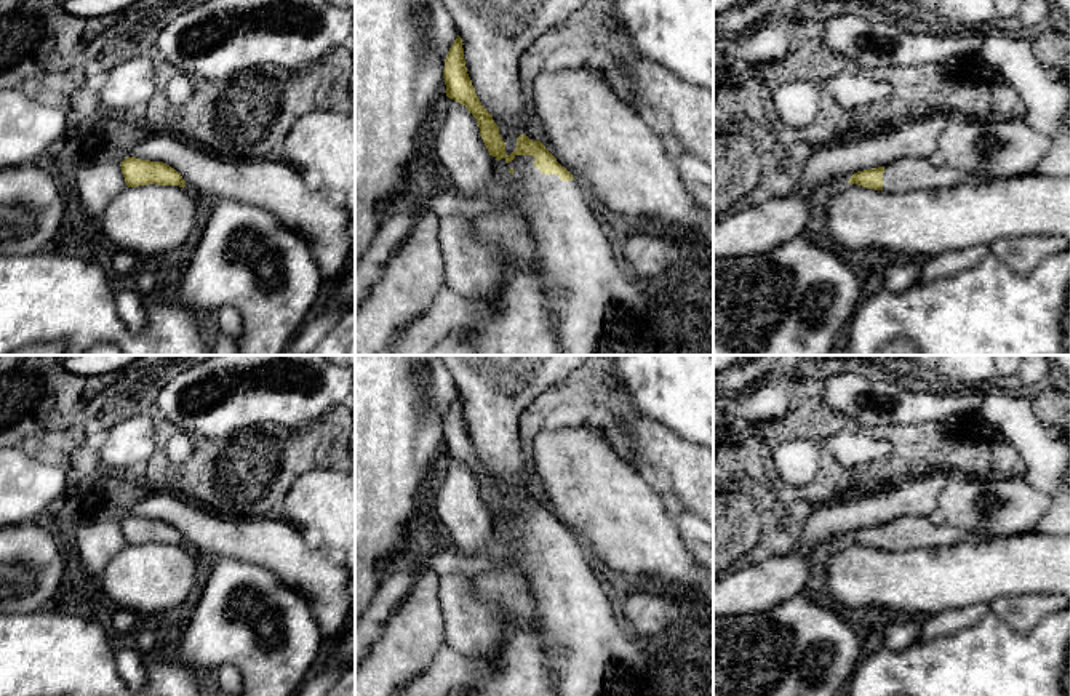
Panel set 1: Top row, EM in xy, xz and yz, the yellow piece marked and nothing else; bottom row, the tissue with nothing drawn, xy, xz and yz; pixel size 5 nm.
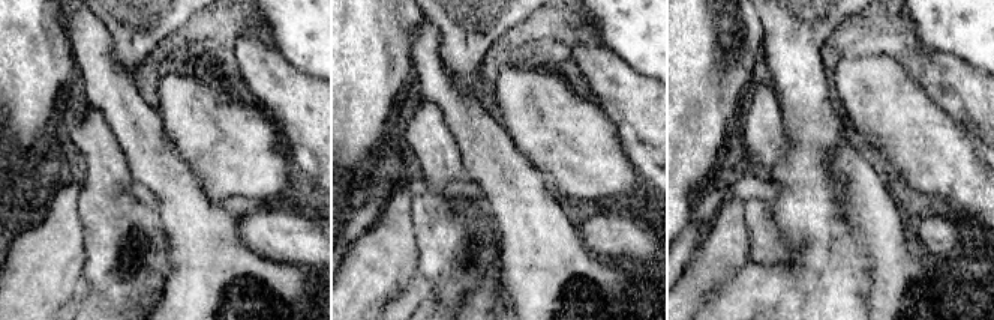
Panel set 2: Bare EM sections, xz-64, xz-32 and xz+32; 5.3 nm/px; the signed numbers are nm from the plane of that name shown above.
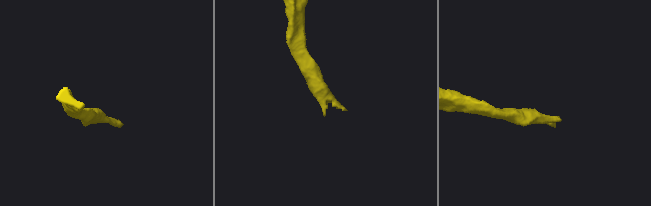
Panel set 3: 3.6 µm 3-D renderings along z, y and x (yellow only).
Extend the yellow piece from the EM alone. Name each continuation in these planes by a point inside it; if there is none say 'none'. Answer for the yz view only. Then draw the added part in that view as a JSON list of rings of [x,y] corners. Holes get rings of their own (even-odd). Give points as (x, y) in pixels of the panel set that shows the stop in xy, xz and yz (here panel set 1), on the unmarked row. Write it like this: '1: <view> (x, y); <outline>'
1: yz (909, 532); [[[905,515],[884,523],[883,549],[899,552],[918,547],[942,547],[972,538],[972,534],[950,523],[932,525],[928,517]]]

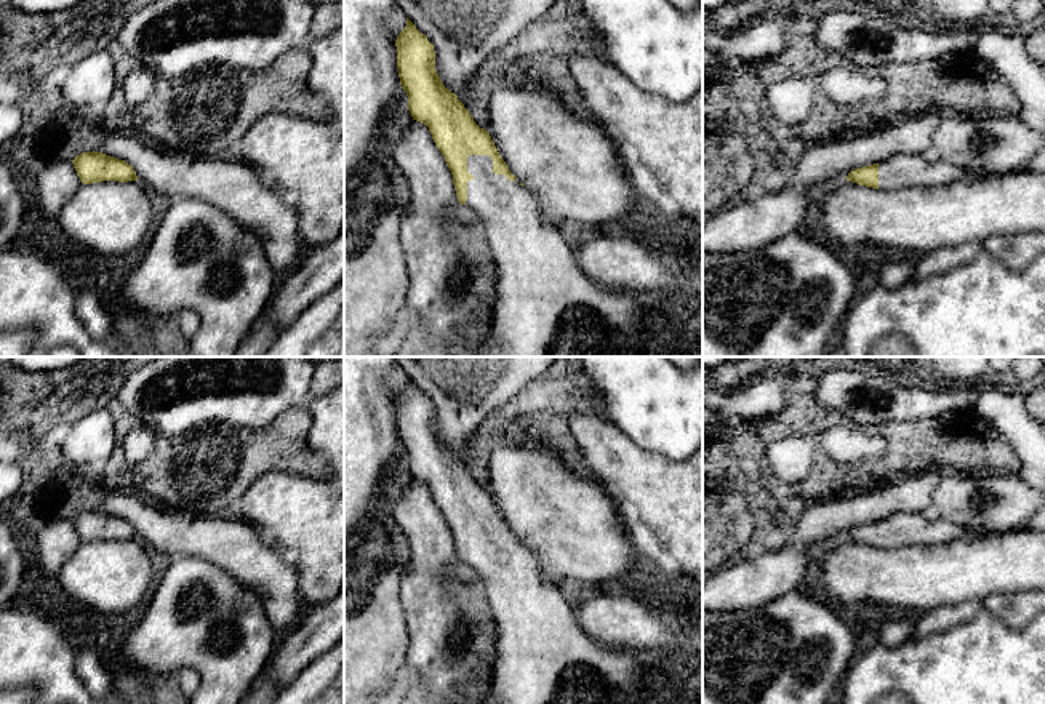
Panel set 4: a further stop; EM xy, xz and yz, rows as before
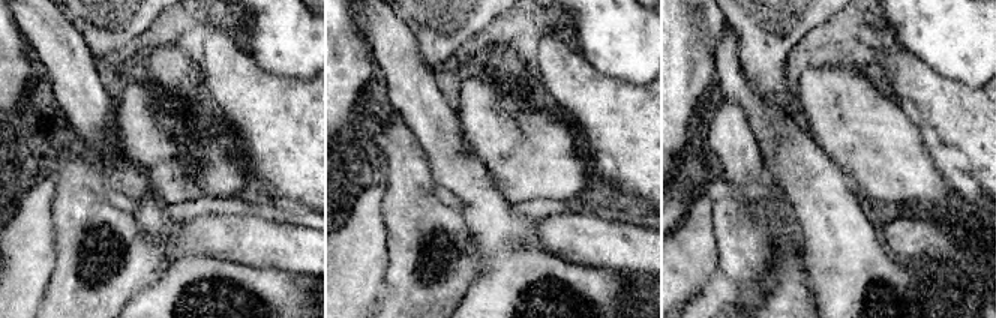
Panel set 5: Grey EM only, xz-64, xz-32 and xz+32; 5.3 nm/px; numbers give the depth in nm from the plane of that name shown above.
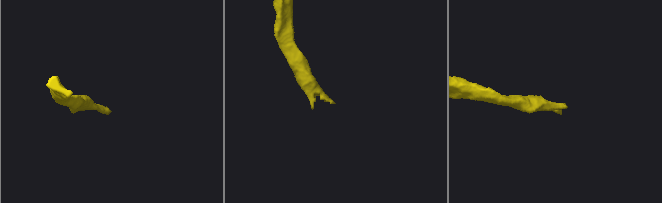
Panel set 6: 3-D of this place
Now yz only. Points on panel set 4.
1: yz (903, 528); [[[899,512],[888,518],[879,520],[879,547],[880,549],[939,544],[939,542],[949,542],[960,538],[989,536],[989,534],[994,534],[994,533],[987,533],[987,534],[971,533],[955,523],[946,522],[944,518],[928,522],[922,514]]]

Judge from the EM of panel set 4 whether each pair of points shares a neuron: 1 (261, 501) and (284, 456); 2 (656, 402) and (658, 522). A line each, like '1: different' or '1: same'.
1: different
2: different

